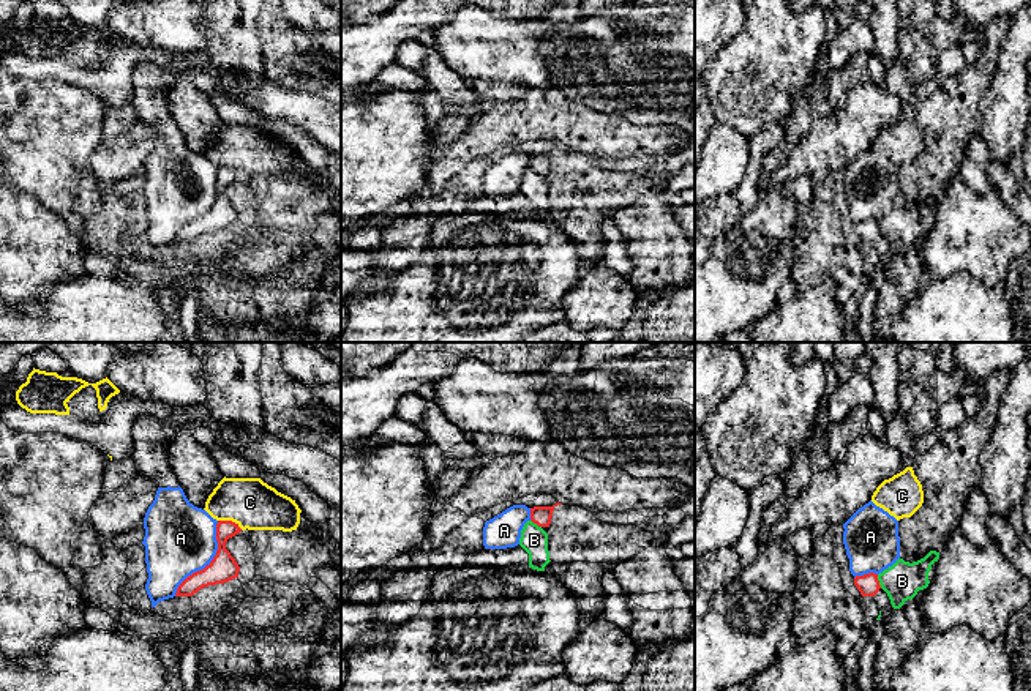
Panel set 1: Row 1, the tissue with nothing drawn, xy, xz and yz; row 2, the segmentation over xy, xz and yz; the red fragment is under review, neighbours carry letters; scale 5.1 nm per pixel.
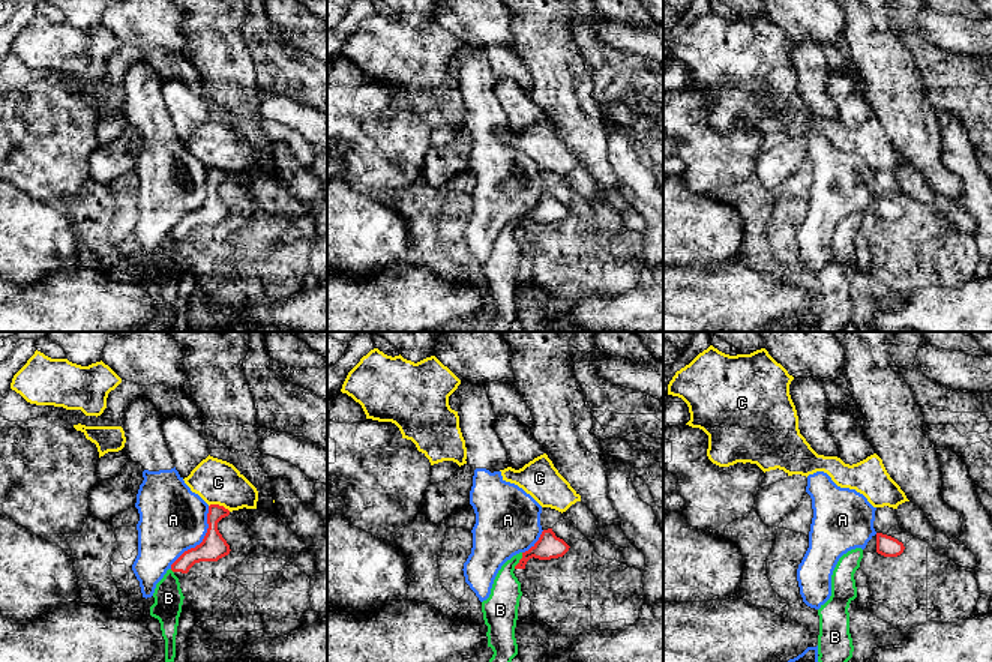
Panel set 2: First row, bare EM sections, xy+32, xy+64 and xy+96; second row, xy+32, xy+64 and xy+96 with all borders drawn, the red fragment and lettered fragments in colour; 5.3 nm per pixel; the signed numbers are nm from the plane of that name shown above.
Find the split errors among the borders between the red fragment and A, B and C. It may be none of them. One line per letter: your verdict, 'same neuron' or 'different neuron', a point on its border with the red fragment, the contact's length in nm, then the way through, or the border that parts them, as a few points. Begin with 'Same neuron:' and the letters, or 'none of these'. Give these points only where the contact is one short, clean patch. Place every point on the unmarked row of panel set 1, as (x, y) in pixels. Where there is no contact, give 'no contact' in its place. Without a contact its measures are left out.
Same neuron: none of these
A: different neuron; contact xy (210, 209); length 440 nm; border xy (218, 168), (217, 201), (202, 215), (193, 218), (174, 242)
B: different neuron; contact yz (878, 227); length 80 nm; border yz (877, 221), (881, 234)
C: different neuron; contact xy (231, 168); length 140 nm

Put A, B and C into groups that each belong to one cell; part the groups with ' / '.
A / B / C

